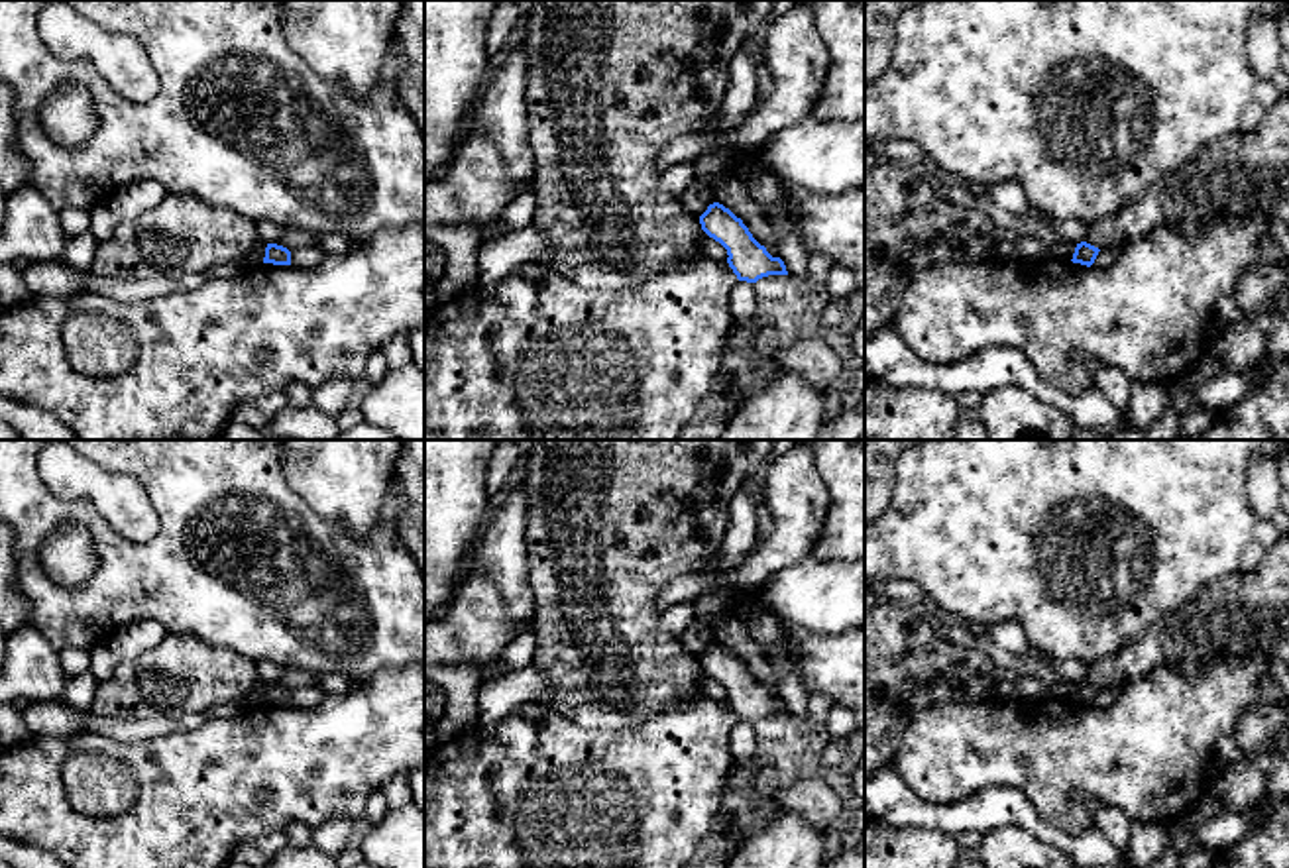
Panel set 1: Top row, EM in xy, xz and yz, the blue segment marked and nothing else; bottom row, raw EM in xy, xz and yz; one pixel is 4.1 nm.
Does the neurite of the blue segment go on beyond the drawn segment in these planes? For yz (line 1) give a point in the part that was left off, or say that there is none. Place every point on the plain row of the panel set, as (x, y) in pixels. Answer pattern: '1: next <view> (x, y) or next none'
1: next none

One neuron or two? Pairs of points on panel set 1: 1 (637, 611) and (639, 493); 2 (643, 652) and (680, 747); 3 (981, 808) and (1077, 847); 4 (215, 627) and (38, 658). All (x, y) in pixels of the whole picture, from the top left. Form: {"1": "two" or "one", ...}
{"1": "one", "2": "two", "3": "one", "4": "two"}

